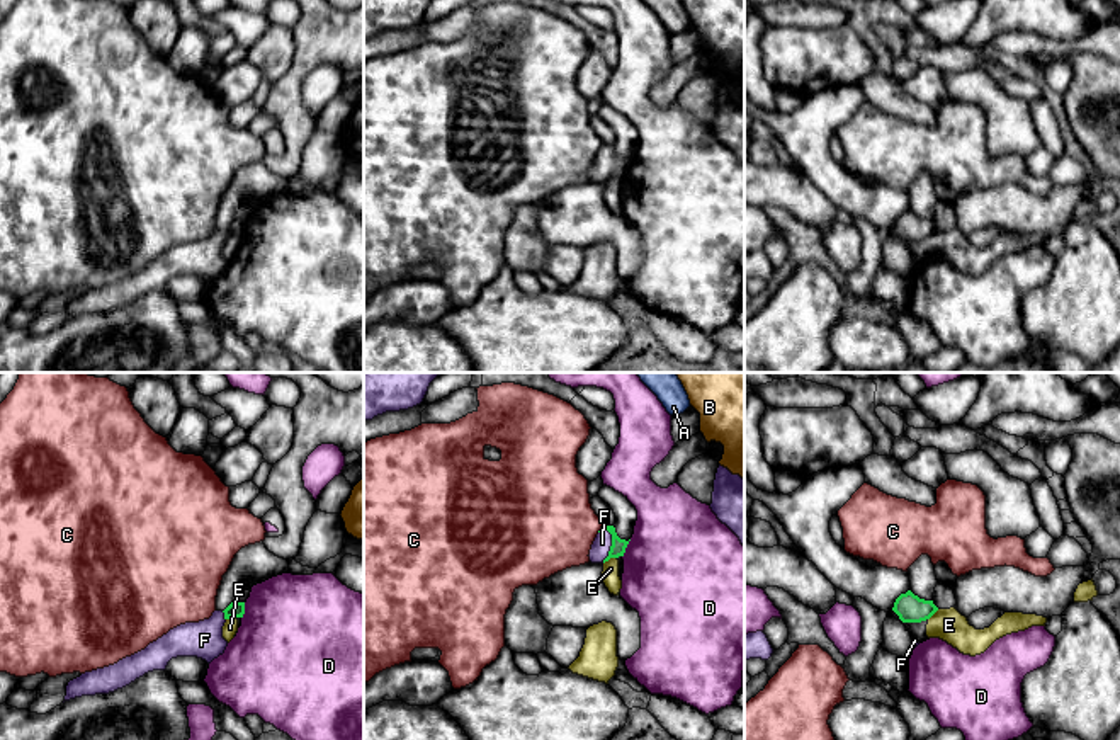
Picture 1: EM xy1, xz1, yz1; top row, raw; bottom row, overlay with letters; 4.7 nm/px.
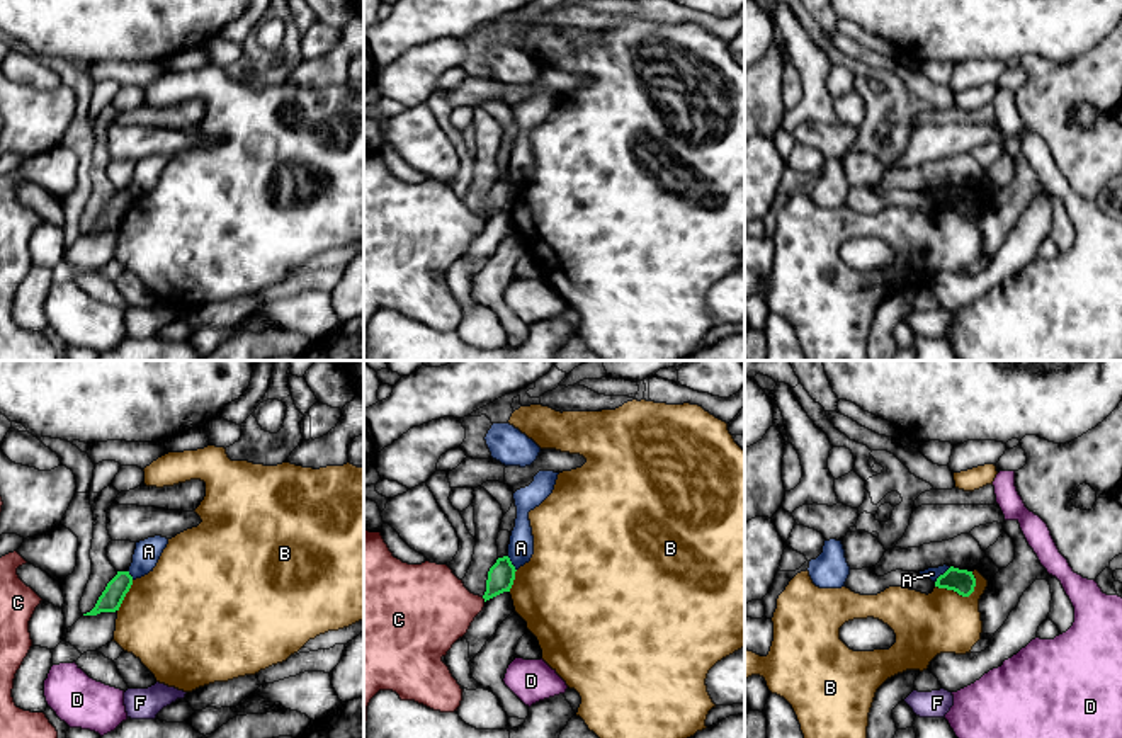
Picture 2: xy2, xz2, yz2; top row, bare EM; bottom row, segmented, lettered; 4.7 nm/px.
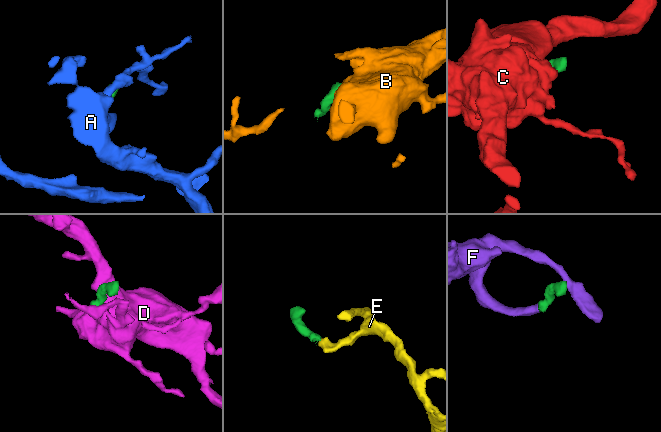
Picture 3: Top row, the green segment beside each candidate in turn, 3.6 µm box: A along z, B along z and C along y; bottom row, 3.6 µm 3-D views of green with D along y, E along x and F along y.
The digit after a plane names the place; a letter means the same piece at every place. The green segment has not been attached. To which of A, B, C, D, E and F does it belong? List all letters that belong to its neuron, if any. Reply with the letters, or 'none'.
F

